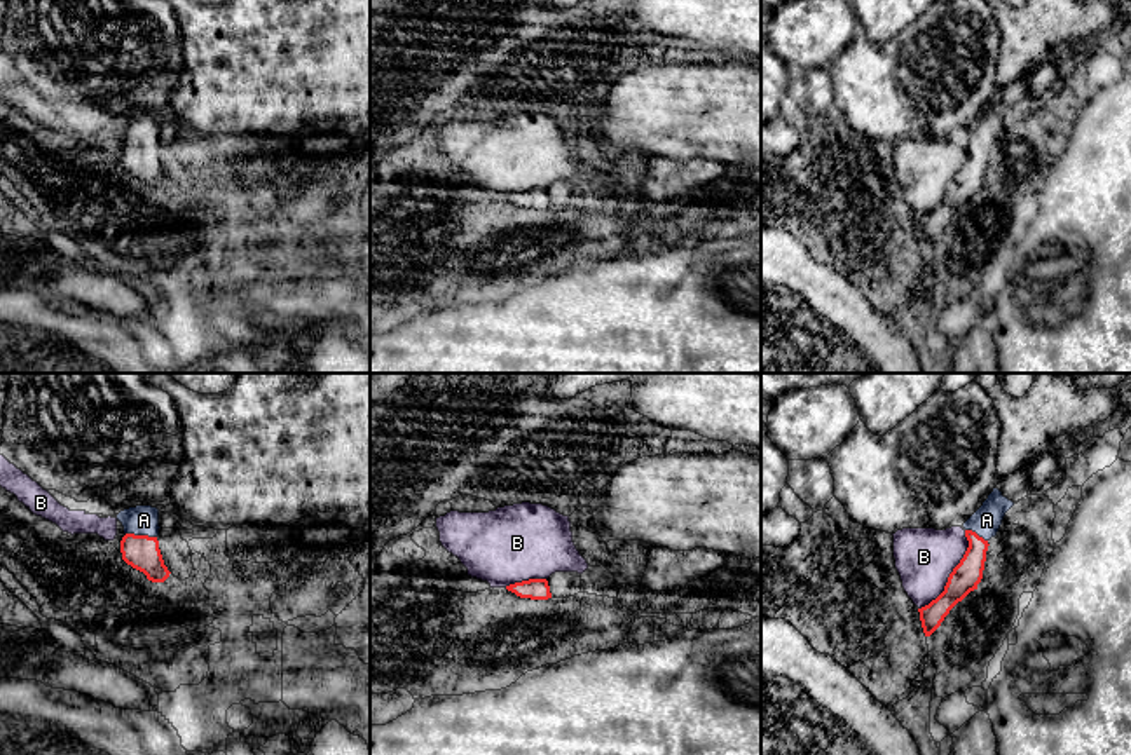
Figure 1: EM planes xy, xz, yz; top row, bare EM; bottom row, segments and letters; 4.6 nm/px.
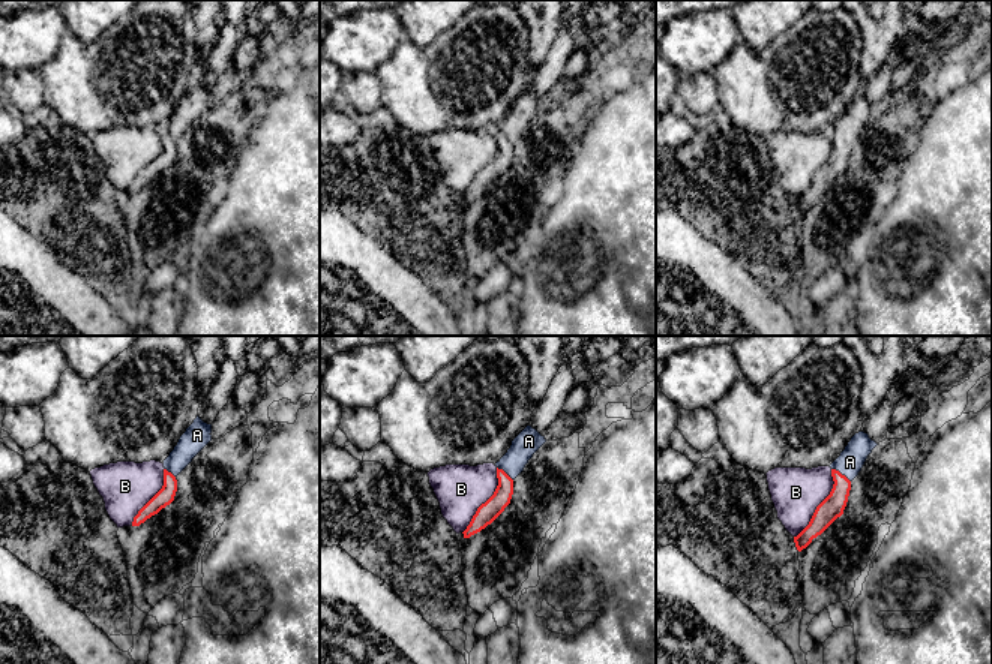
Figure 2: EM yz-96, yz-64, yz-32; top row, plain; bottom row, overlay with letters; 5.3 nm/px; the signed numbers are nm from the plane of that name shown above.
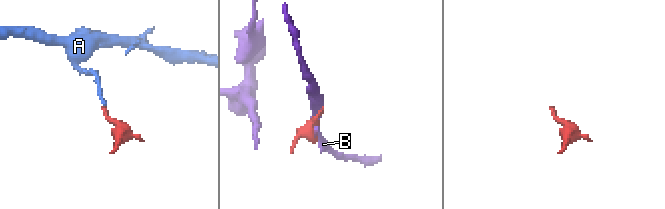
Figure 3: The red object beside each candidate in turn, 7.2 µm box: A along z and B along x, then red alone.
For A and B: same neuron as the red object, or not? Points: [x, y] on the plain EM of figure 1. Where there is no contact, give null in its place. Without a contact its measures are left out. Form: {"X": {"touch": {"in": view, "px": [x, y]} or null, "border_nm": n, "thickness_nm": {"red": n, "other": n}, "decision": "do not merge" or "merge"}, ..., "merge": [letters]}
{"A": {"touch": {"in": "xy", "px": [142, 145]}, "border_nm": 150, "thickness_nm": {"red": 160, "other": 140}, "decision": "merge"}, "B": {"touch": {"in": "yz", "px": [952, 182]}, "border_nm": 420, "thickness_nm": {"red": 140, "other": 280}, "decision": "do not merge"}, "merge": ["A"]}

